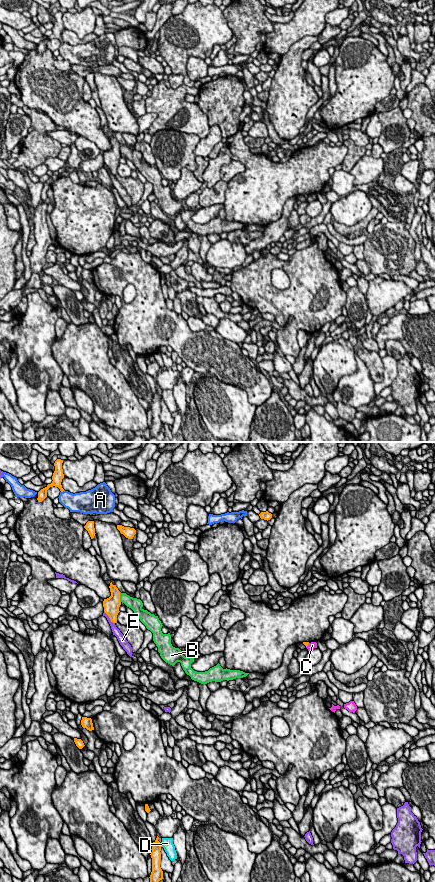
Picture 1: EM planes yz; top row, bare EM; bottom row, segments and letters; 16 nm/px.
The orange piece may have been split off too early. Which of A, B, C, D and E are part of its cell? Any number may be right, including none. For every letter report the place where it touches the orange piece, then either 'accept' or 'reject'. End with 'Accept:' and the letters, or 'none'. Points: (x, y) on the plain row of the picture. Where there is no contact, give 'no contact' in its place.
A: meets orange in yz at (62, 43); reject
B: meets orange in yz at (119, 149); reject
C: meets orange in yz at (307, 197); reject
D: meets orange in yz at (161, 397); reject
E: meets orange in yz at (109, 169); reject
Accept: none

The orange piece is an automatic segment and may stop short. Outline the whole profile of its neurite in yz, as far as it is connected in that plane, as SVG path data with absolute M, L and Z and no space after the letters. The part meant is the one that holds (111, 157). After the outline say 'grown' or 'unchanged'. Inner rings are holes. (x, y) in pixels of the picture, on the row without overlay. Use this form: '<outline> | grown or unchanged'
M110 135L110 144L111 148L103 153L104 164L109 168L111 174L117 175L117 167L120 164L119 159L121 157L120 154L120 143Z | unchanged

